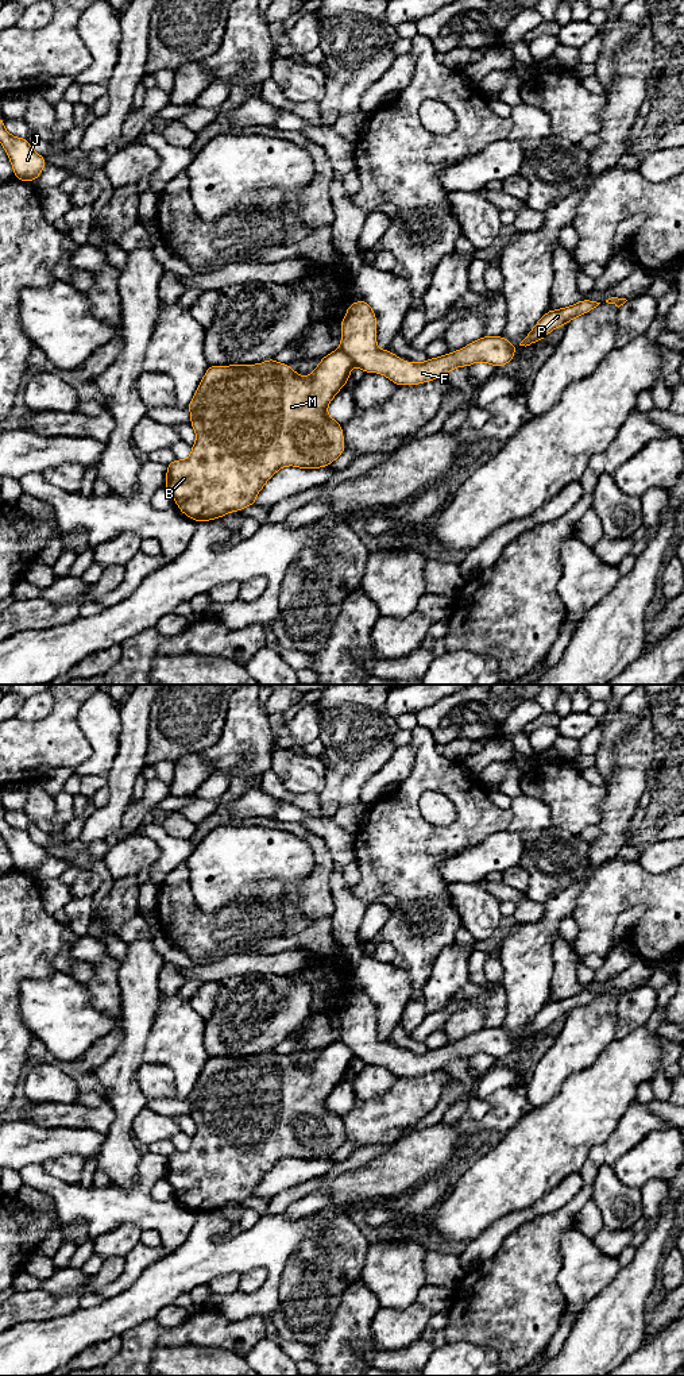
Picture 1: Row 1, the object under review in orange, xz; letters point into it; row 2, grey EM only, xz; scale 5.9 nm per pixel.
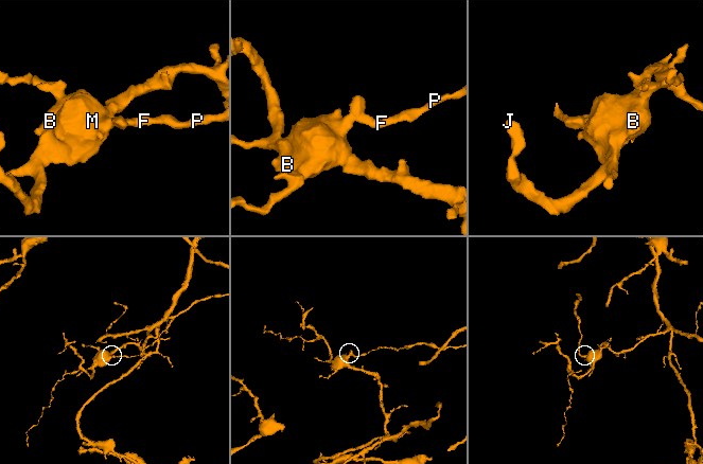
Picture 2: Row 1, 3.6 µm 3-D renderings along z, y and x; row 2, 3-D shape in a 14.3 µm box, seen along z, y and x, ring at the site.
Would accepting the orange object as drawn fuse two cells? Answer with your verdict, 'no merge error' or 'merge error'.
merge error

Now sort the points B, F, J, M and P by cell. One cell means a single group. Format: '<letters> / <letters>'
B J M / F P

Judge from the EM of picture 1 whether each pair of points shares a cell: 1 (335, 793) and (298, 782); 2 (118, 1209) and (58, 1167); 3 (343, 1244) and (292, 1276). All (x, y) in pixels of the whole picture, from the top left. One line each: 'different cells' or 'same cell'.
1: different cells
2: different cells
3: same cell

